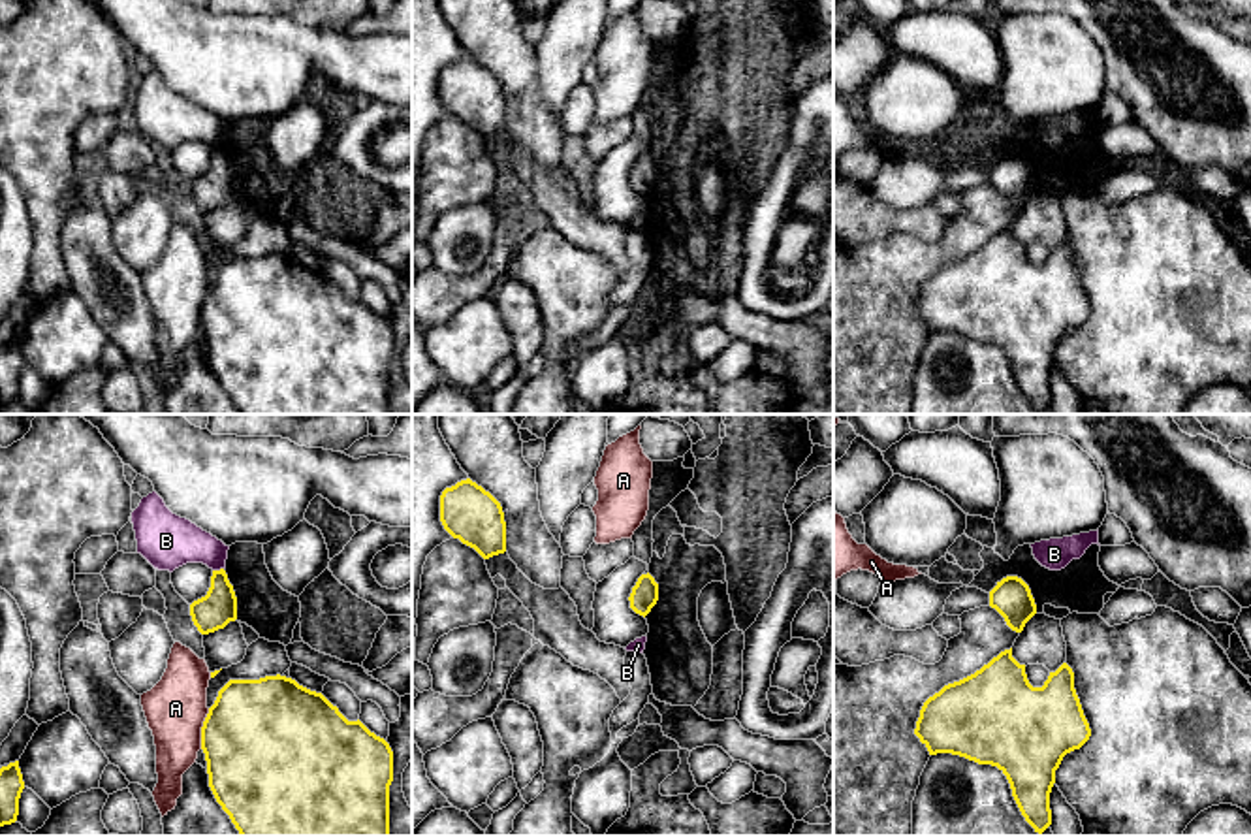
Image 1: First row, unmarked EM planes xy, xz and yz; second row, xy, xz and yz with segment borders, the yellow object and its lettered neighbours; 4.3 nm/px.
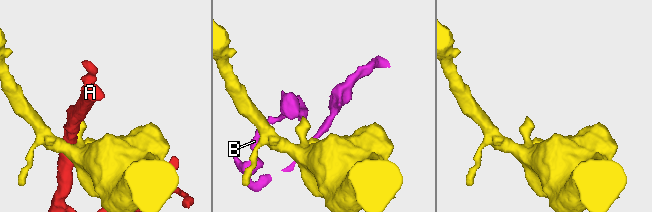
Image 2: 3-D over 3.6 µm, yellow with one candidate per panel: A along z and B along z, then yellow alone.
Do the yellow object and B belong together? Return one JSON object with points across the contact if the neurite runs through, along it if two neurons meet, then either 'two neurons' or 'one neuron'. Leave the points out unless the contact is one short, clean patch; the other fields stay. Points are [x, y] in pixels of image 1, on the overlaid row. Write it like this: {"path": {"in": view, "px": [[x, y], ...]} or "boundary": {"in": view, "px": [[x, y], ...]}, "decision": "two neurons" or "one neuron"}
{"boundary": {"in": "xy", "px": [[222, 567], [213, 571]]}, "decision": "two neurons"}

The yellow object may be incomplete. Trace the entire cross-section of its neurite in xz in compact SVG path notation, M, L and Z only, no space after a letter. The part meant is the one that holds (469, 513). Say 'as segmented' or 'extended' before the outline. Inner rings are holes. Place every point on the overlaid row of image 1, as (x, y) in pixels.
as segmented | M470 478L440 495L440 522L483 559L506 552L506 522L500 503Z

